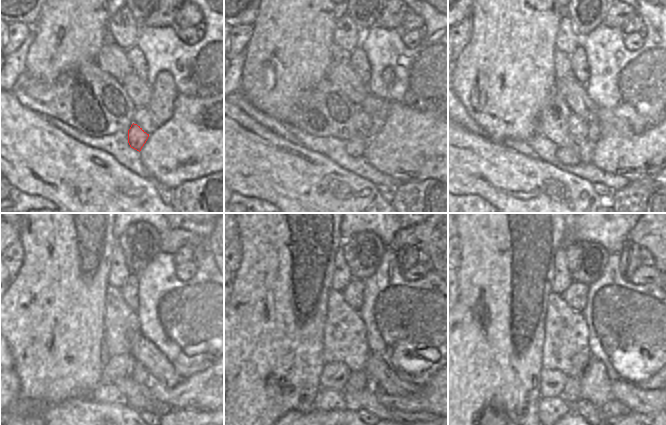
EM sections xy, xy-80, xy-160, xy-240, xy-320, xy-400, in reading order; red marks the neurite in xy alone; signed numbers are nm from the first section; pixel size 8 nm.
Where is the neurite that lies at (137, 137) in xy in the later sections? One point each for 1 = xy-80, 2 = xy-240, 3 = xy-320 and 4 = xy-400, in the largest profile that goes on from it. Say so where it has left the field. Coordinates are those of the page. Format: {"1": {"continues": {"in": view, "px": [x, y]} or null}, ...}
{"1": {"continues": {"in": "xy-80", "px": [355, 147]}}, "2": {"continues": {"in": "xy-240", "px": [105, 393]}}, "3": {"continues": {"in": "xy-320", "px": [326, 399]}}, "4": {"continues": {"in": "xy-400", "px": [550, 410]}}}

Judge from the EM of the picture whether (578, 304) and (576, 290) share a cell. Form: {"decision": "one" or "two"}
{"decision": "one"}

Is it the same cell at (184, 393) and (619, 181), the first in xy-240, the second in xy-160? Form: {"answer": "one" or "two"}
{"answer": "two"}

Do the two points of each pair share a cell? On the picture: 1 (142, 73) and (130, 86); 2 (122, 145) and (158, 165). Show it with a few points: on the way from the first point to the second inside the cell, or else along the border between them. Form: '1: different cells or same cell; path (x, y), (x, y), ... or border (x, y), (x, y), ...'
1: different cells; border (133, 72), (146, 83)
2: different cells; border (139, 152), (141, 164), (150, 176)

